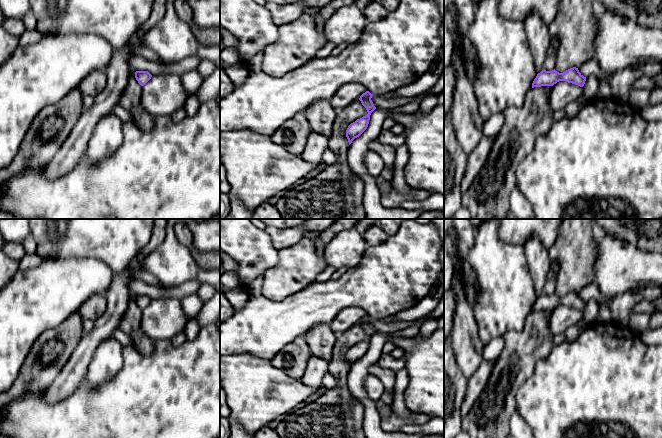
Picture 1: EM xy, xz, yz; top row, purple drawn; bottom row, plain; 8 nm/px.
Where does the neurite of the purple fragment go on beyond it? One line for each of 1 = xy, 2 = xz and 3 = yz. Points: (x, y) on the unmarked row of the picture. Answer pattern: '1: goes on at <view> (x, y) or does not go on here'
1: does not go on here
2: does not go on here
3: does not go on here

